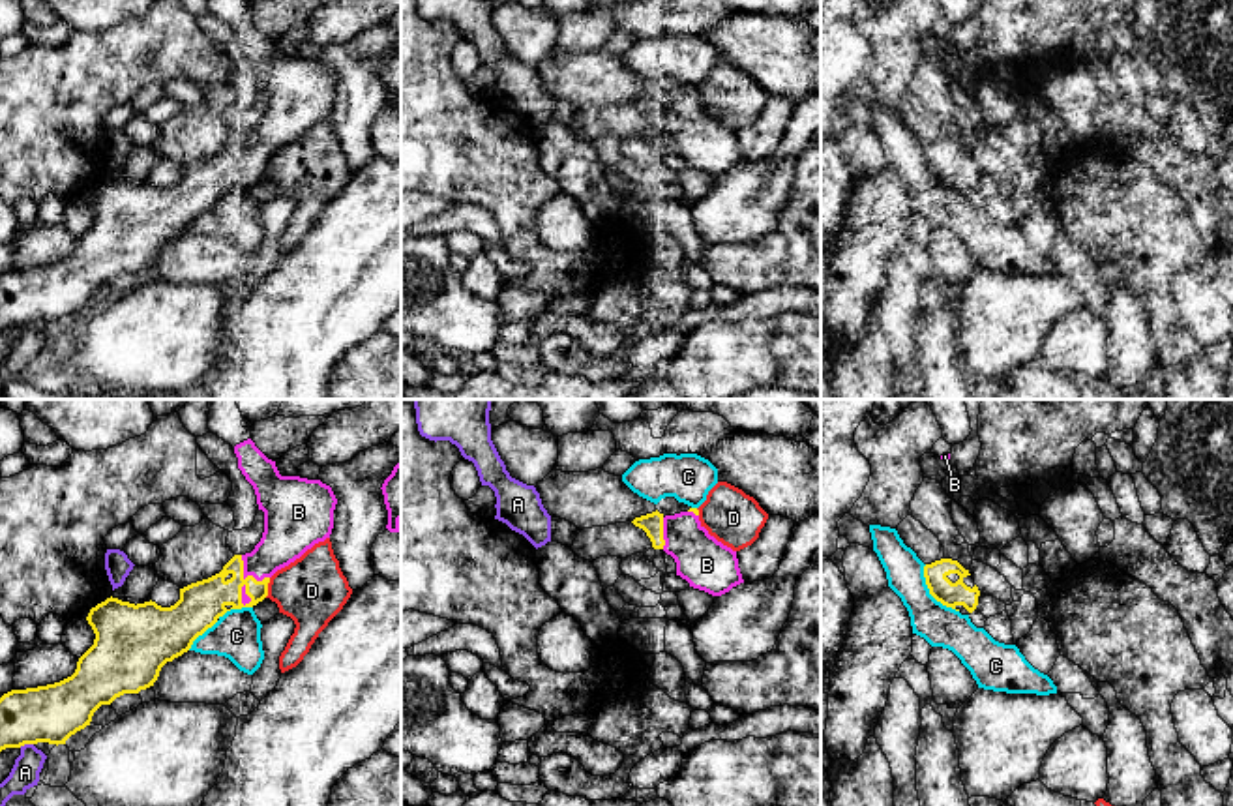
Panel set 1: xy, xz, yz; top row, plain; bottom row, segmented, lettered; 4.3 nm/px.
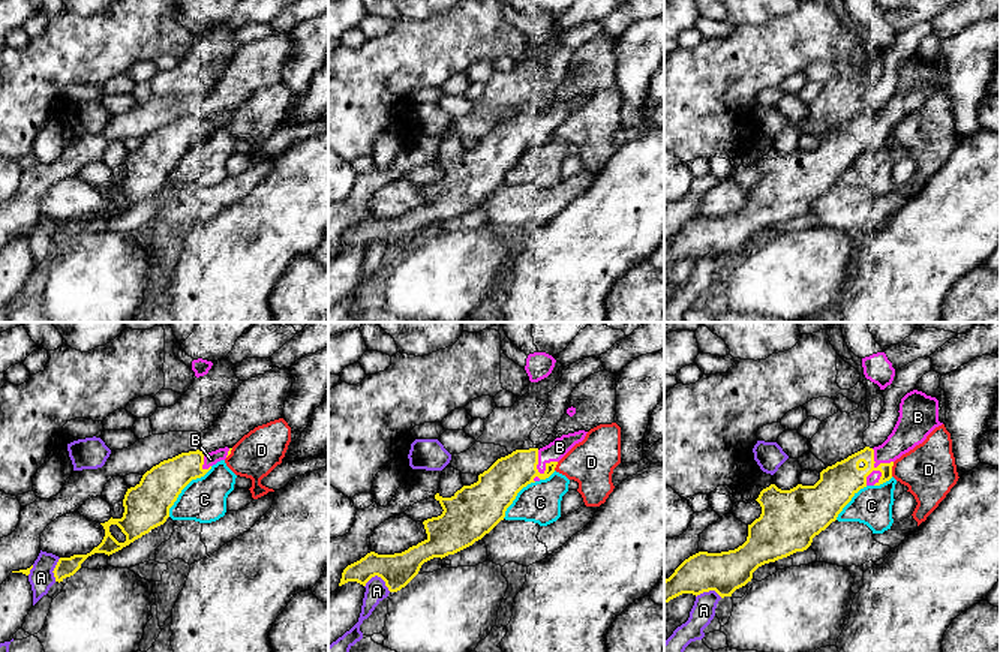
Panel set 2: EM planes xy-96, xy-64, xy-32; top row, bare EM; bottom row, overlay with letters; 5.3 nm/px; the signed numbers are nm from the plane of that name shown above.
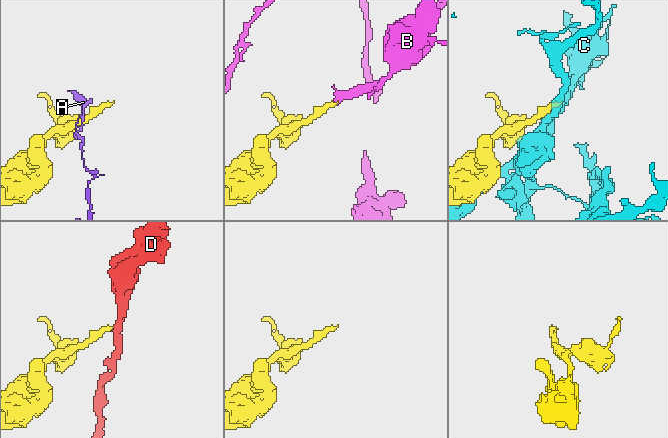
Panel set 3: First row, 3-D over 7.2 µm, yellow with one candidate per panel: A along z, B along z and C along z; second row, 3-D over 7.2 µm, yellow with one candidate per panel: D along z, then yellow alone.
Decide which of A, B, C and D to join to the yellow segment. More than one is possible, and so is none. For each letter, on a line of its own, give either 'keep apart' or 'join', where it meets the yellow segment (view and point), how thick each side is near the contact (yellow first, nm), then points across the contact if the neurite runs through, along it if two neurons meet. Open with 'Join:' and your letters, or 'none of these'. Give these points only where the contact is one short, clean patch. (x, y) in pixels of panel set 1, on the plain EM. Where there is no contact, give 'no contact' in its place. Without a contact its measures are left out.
Join: B
A: keep apart | xy (25, 323) | 240/120 nm | along xy (32, 323), (19, 327)
B: join | xy (248, 156) | 190/220 nm
C: keep apart | yz (930, 173) | 110/180 nm
D: keep apart | xy (267, 167) | 150/300 nm

